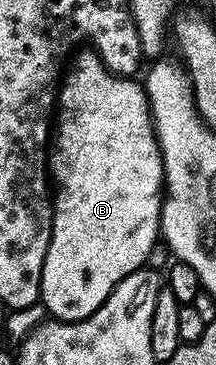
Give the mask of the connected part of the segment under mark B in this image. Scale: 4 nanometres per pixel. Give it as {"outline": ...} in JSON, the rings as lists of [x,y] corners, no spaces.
{"outline":[[[93,50],[87,52],[79,51],[64,83],[60,88],[61,111],[56,116],[56,147],[52,152],[52,180],[56,185],[56,199],[54,200],[54,233],[48,250],[48,258],[44,262],[44,274],[42,275],[42,299],[47,313],[55,321],[63,324],[75,324],[86,320],[134,272],[143,271],[147,267],[146,259],[154,252],[154,247],[160,244],[160,233],[162,231],[162,201],[164,199],[164,179],[166,171],[162,166],[162,149],[158,146],[158,136],[154,131],[154,120],[150,115],[150,100],[146,96],[145,87],[137,79],[123,78],[114,75],[106,68],[102,57]]]}

